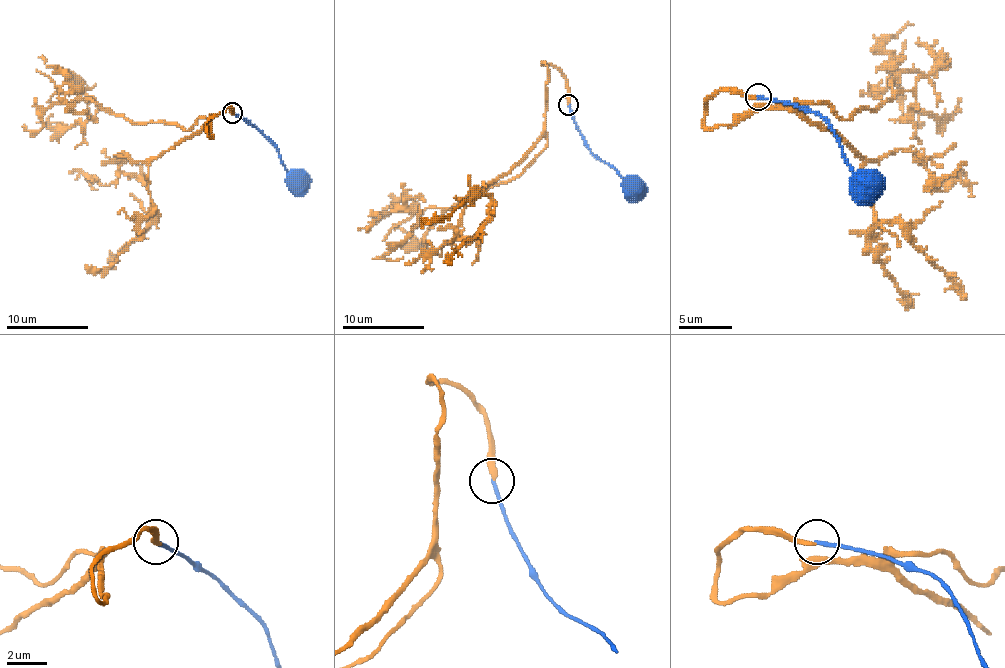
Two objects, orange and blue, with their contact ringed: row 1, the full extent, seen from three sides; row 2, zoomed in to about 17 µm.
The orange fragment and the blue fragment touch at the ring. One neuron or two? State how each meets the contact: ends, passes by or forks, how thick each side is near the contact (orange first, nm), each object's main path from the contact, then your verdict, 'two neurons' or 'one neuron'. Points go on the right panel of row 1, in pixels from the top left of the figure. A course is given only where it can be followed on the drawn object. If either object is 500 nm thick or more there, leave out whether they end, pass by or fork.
orange ends; blue ends; calibres 280 and 180 nm; course orange (757, 98), (718, 91), (707, 128), (810, 104), (844, 120), (892, 98), (895, 80), (903, 112), (921, 112); course blue (757, 96), (789, 101), (815, 112), (839, 143), (844, 162), (855, 175), (855, 186), (866, 188); two neurons

